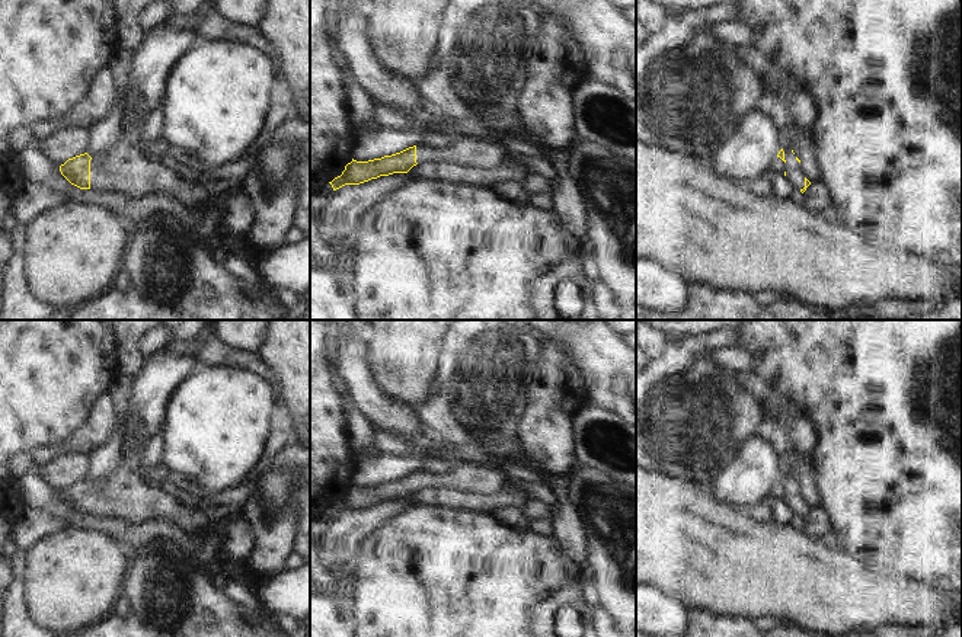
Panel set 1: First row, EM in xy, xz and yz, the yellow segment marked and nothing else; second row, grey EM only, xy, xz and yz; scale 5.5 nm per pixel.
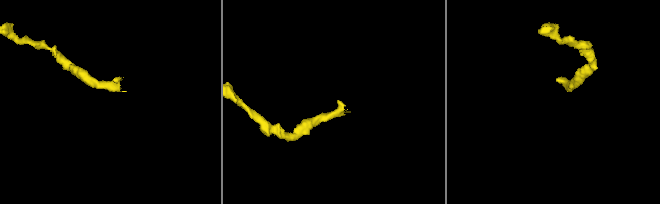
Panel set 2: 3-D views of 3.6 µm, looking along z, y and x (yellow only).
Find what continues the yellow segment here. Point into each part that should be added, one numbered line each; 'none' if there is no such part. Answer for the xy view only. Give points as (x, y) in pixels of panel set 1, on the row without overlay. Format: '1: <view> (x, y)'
1: xy (125, 495)

